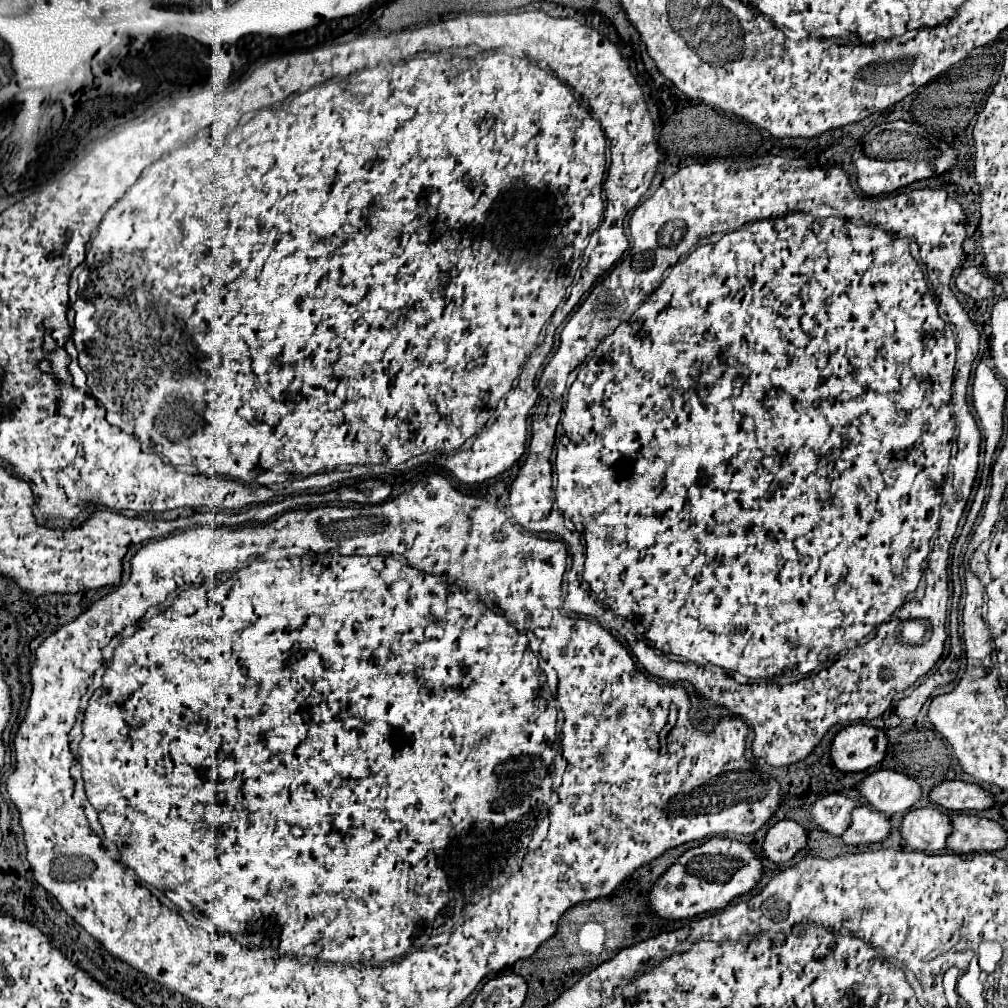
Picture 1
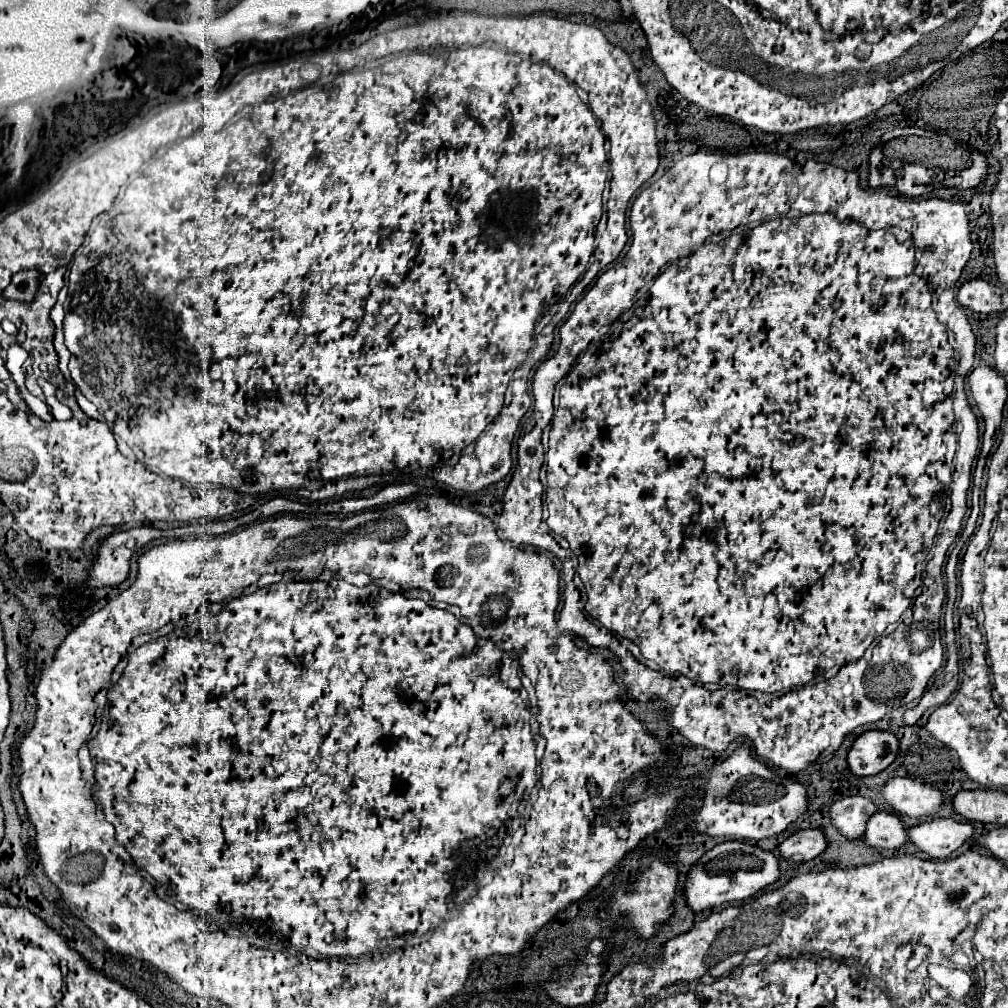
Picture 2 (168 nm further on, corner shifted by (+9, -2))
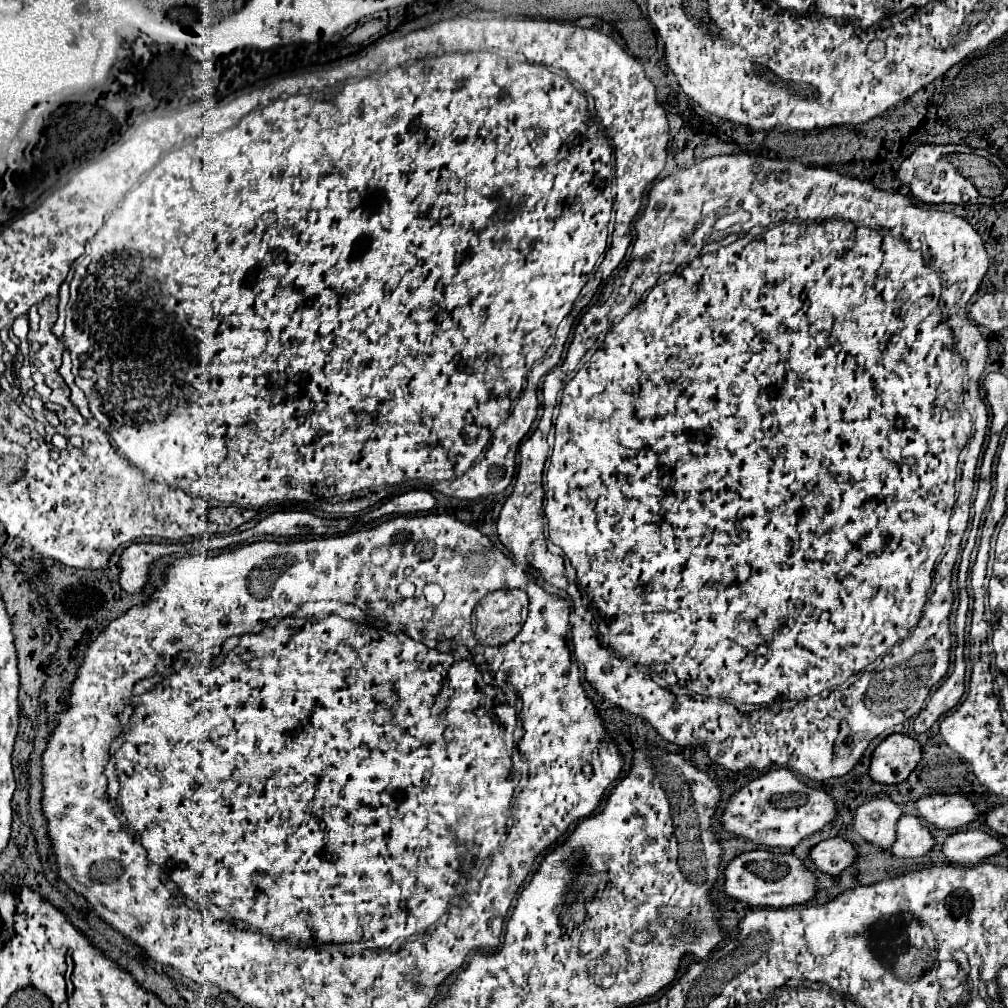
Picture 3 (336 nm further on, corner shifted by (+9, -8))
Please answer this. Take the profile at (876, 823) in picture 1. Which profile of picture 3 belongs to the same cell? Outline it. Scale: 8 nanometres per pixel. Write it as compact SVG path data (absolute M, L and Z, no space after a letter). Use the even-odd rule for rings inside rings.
M908 814L902 816L902 820L898 820L898 840L890 848L894 856L918 858L928 854L934 846L934 836L924 820Z

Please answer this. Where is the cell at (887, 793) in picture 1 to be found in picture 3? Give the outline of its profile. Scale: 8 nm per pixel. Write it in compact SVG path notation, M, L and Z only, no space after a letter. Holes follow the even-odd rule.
M962 794L926 796L916 802L916 812L928 824L936 828L948 828L948 830L958 830L978 820L978 810Z

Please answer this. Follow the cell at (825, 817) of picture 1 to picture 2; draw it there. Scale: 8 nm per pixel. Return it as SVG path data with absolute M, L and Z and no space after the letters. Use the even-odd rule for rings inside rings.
M848 796L848 798L840 798L836 802L832 802L828 816L832 820L832 826L846 838L860 838L864 824L866 824L866 816L874 814L876 806L862 796Z

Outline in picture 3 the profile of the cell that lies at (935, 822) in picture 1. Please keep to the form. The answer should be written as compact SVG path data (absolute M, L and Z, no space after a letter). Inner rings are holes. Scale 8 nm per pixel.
M966 830L950 836L944 844L944 856L958 864L978 864L980 860L1004 850L1004 844L982 830Z

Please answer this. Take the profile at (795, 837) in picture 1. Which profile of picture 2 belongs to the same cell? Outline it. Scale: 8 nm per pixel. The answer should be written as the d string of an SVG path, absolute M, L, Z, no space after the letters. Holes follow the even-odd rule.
M798 830L778 844L778 852L792 862L806 862L816 858L826 848L826 838L820 830Z

